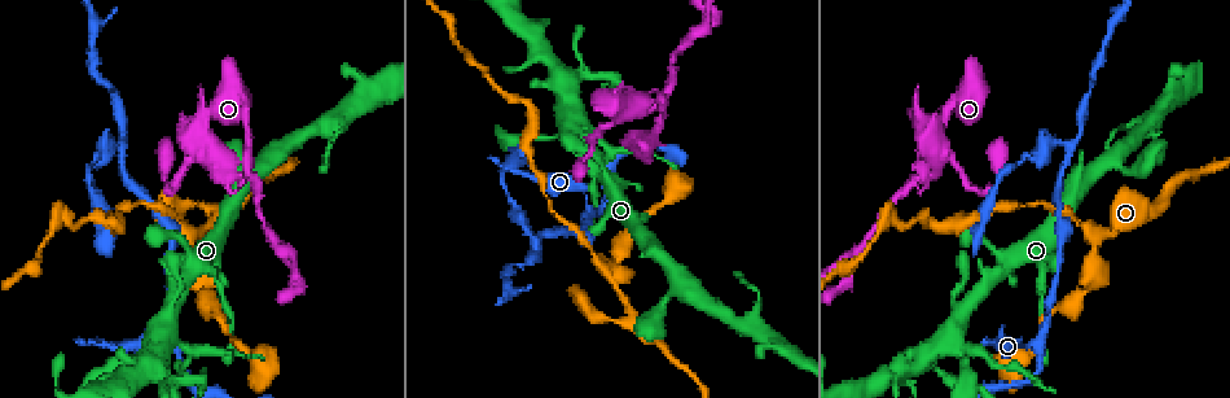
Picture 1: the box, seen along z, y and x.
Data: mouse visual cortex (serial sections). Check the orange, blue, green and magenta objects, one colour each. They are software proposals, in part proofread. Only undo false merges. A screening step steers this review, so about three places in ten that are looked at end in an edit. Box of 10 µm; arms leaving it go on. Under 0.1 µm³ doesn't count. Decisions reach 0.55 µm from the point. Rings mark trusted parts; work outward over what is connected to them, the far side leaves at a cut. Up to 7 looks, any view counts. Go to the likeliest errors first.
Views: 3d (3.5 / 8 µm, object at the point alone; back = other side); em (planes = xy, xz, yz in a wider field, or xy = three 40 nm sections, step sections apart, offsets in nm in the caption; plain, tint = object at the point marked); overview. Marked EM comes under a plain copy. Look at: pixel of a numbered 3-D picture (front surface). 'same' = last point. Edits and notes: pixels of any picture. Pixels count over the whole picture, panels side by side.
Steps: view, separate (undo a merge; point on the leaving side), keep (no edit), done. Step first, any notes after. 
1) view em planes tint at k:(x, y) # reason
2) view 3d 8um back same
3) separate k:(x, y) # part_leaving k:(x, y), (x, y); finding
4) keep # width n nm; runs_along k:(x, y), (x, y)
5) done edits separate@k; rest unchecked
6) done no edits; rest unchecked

view em planes tint at 1:(177, 355) # two arms in line, one across

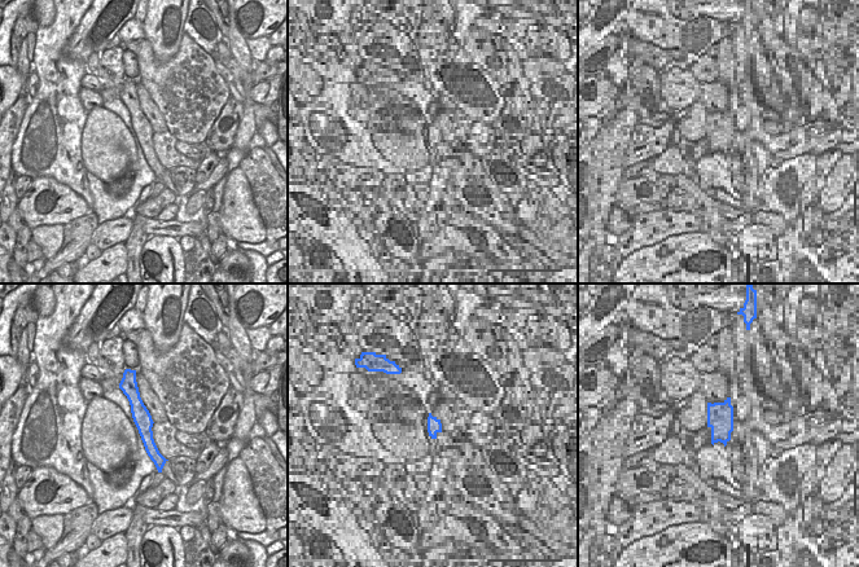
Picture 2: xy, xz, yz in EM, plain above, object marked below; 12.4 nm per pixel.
view 3d 3.5um same

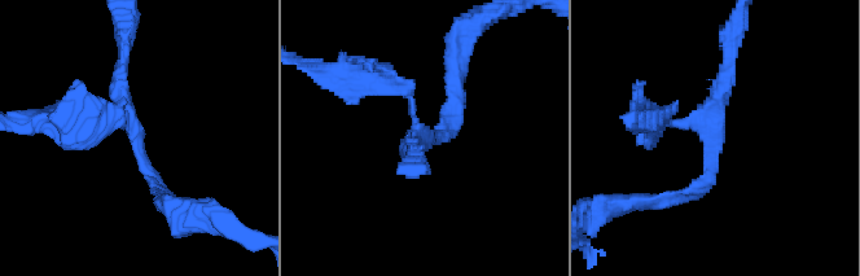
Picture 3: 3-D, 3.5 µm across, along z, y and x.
keep # arm_widths 150, 200, 250 nm; runs_along 3:(96, 119), (128, 119), (167, 198); one cell here

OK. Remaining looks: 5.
view 3d 3.5um back at 1:(122, 148) # side arm on a straight run

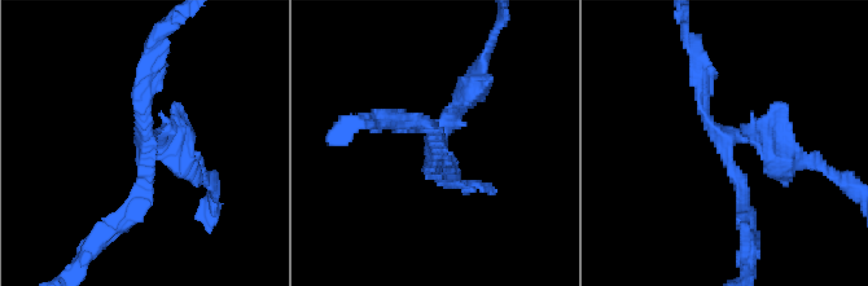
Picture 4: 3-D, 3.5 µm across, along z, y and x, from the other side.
view em xy step 1 tint at 4:(724, 149)

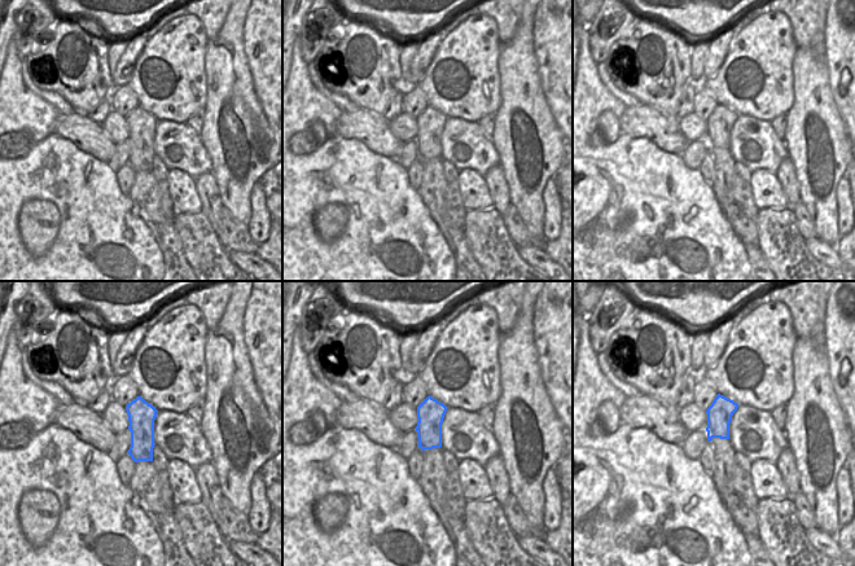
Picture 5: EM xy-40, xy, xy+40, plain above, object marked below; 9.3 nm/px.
keep # runs_along 4:(119, 221), (150, 133), (183, 158); continuous, no second cell

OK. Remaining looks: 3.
view 3d 3.5um at 1:(215, 213) # a fork

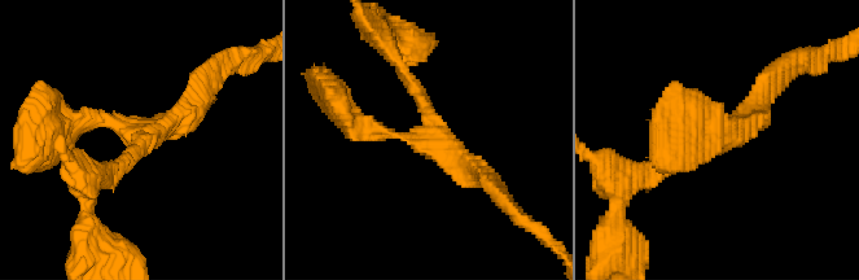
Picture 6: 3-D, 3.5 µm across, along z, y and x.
view em xy step 3 tint at 6:(425, 140) # arms 3; arm_widths 200, 300, 350 nm

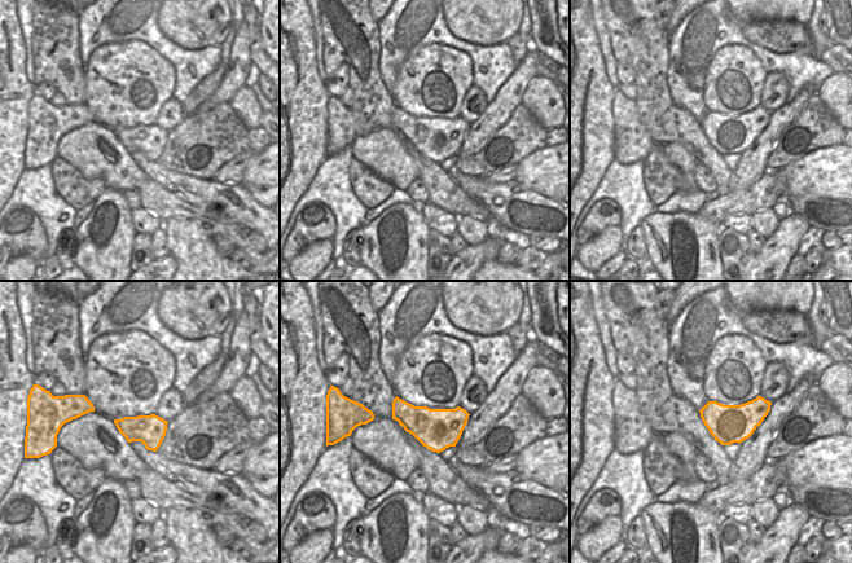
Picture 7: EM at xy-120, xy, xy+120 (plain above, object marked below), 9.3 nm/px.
keep # continuous, no second cell

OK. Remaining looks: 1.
done no edits; rest unchecked

